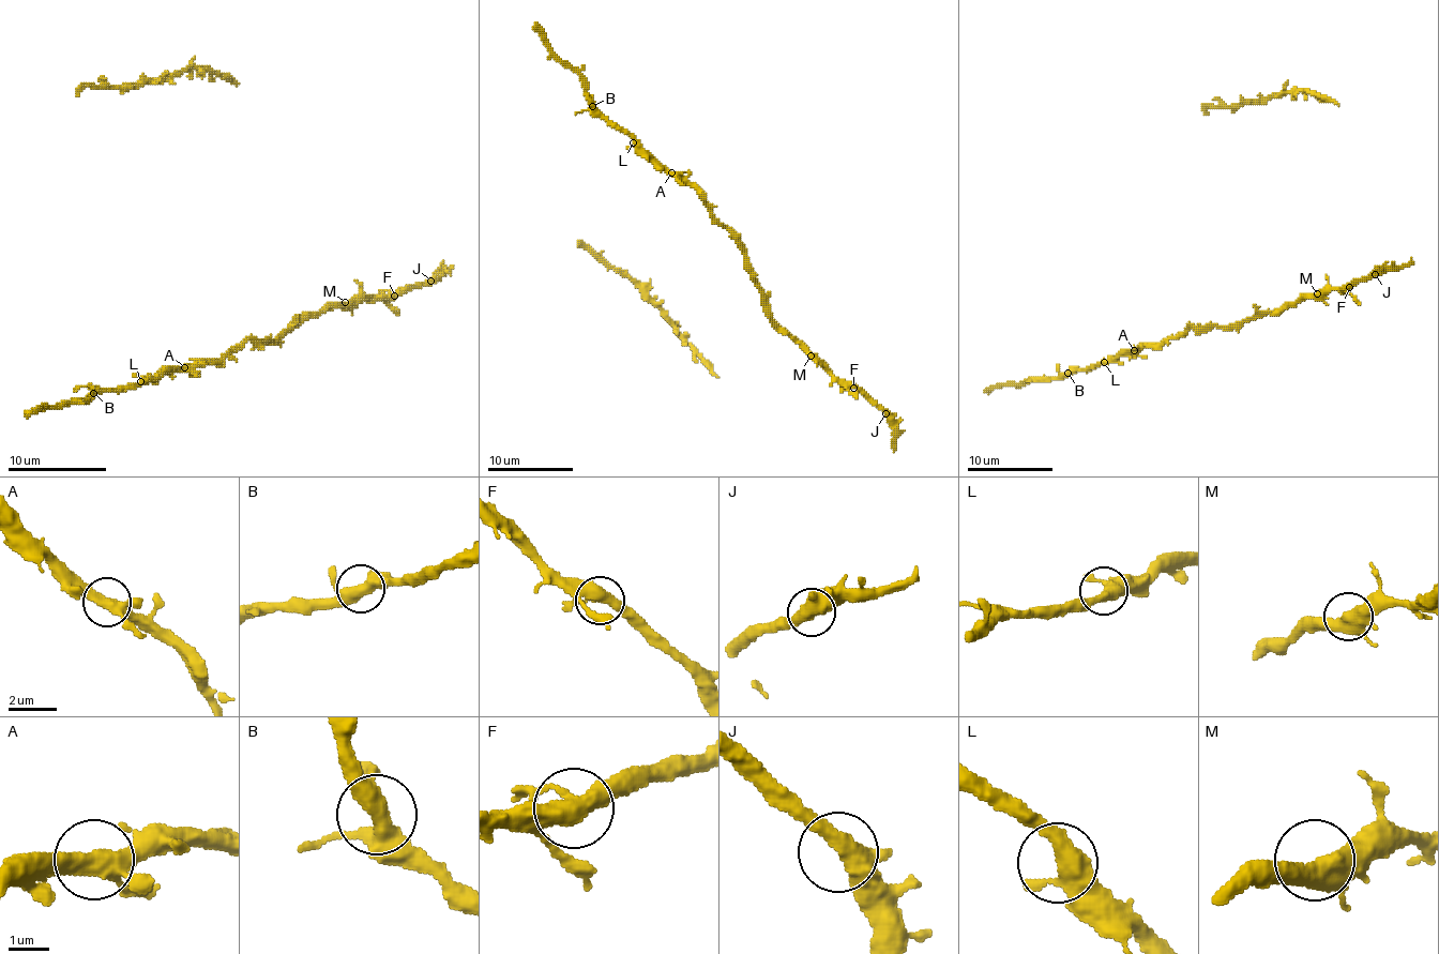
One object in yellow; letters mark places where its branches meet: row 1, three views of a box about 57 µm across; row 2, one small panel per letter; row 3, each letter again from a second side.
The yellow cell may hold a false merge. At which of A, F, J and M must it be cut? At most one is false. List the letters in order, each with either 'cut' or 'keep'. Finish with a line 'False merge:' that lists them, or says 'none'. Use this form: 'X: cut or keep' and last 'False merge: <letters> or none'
A: keep
F: keep
J: keep
M: keep
False merge: none

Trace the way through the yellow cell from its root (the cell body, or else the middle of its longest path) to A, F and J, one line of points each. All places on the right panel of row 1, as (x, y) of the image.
A: (1300, 296), (1276, 311), (1266, 311), (1238, 323), (1201, 328), (1190, 326), (1179, 336), (1134, 349)
F: (1300, 296), (1323, 296), (1332, 289), (1349, 287)
J: (1300, 296), (1323, 296), (1375, 274)

